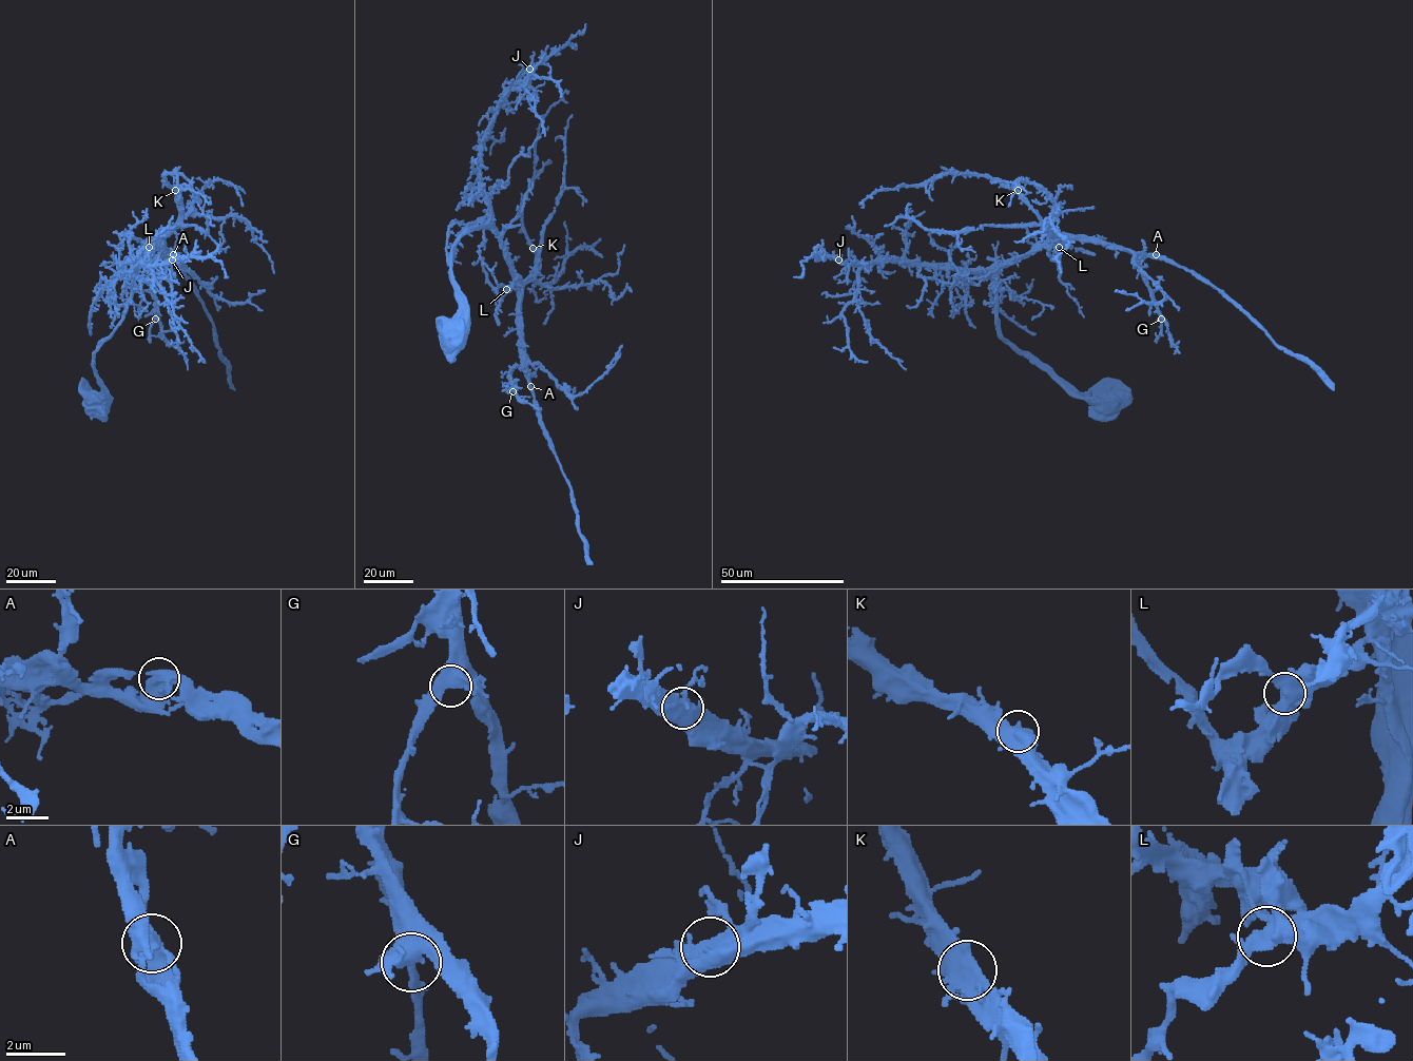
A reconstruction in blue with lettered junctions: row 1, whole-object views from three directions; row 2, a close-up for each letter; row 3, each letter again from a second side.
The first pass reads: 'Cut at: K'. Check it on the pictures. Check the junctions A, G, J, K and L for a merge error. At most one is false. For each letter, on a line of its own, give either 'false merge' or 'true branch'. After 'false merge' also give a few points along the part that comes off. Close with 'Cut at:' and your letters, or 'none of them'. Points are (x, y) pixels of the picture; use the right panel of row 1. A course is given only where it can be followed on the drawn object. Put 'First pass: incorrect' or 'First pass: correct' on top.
First pass: incorrect
A: true branch
G: true branch
J: true branch
K: true branch
L: true branch
Cut at: none of them

